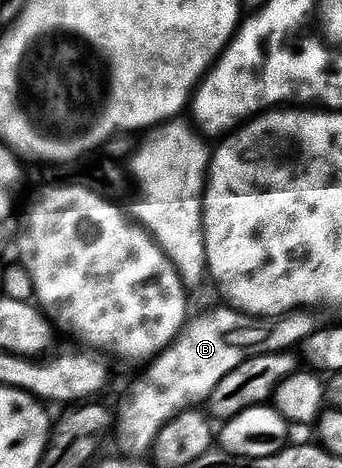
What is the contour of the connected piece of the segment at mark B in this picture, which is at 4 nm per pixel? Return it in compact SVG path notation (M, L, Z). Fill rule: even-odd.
M233 308L226 310L214 310L211 314L202 314L199 318L191 317L182 328L177 341L167 350L162 351L157 358L153 359L145 367L146 370L130 386L130 395L123 400L116 410L116 434L122 441L122 446L126 450L146 450L149 451L158 438L160 431L170 423L178 414L185 414L209 399L210 394L240 364L244 364L248 357L248 352L254 354L281 354L299 347L308 336L316 329L316 322L313 322L311 315L306 312L295 312L287 314L284 318L275 318L269 324L256 324L255 319L249 314L243 314Z

